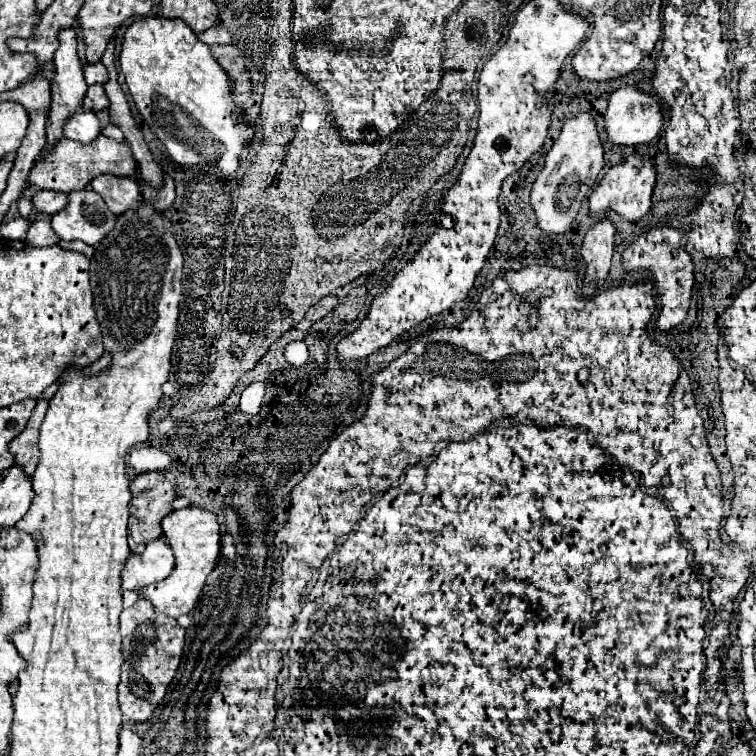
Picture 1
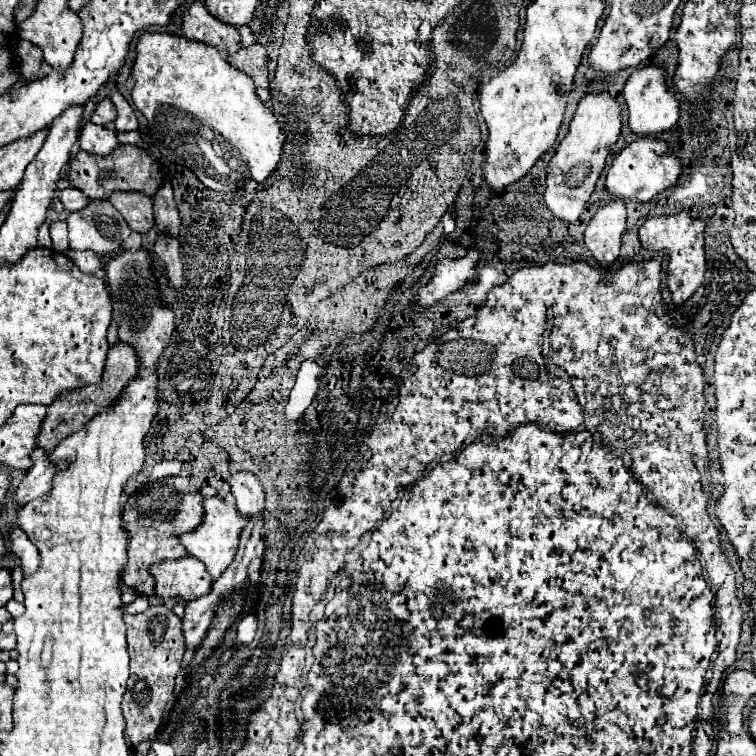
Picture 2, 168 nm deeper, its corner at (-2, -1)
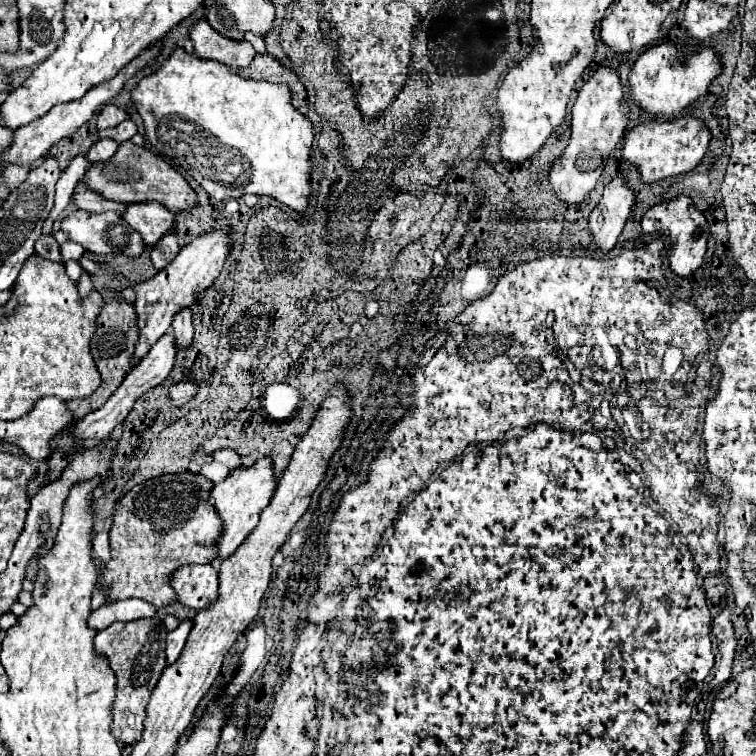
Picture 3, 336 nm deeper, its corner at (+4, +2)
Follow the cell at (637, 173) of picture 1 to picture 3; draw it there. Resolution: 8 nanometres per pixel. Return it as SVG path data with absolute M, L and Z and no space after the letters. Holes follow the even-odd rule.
M691 115L677 117L671 121L645 121L625 133L621 153L623 161L629 161L637 167L643 183L655 183L671 175L693 171L707 151L709 137L709 129L703 125L703 121Z

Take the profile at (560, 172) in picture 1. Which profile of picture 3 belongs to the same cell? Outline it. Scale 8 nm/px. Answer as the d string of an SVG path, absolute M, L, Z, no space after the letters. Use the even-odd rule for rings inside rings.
M607 67L595 71L581 87L571 109L571 117L571 139L561 157L557 157L551 165L549 183L563 203L579 205L593 191L607 157L623 137L629 119L629 107L623 105L623 89L617 71Z

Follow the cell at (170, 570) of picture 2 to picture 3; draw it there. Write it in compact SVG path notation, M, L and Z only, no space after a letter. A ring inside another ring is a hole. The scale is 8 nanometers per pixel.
M211 563L183 565L171 575L169 583L177 593L177 601L187 607L203 609L217 597L217 569Z

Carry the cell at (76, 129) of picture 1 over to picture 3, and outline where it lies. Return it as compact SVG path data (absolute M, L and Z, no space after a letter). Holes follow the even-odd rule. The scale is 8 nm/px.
M105 137L105 139L97 139L89 149L87 149L87 159L93 161L107 161L109 157L113 157L113 153L117 151L117 141Z

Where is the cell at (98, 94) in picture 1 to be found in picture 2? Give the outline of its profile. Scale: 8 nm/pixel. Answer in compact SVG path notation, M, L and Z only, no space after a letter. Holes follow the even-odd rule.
M105 98L103 102L99 102L97 110L93 112L91 122L99 124L99 126L107 126L107 124L115 122L115 118L117 118L117 110L115 110L115 106L113 106L113 102L111 102L111 100L107 100L107 98Z

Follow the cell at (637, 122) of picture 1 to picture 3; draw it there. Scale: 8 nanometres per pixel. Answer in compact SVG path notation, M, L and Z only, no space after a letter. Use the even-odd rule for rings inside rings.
M661 43L661 45L649 47L633 63L629 71L631 99L635 105L641 107L641 111L649 115L675 119L697 97L705 95L709 83L719 75L719 71L721 71L721 59L709 47L699 49L697 53L687 53L685 49L679 49L677 45Z

